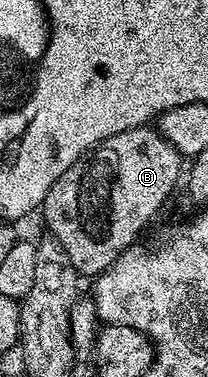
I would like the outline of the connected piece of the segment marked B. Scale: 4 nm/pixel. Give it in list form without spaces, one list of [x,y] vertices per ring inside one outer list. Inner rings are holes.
[[[141,127],[139,129],[131,129],[130,131],[122,131],[118,135],[114,135],[110,139],[100,142],[95,149],[84,154],[72,164],[71,167],[61,177],[56,180],[54,187],[50,187],[50,191],[46,195],[42,206],[42,214],[44,213],[44,221],[48,224],[47,232],[51,236],[55,237],[58,243],[62,243],[62,247],[66,251],[66,255],[70,255],[70,263],[74,263],[77,274],[83,275],[84,273],[89,279],[95,279],[104,273],[108,268],[115,263],[123,253],[137,242],[140,232],[147,227],[152,221],[152,216],[163,207],[168,201],[168,196],[176,189],[176,184],[181,184],[182,181],[182,169],[180,173],[180,164],[182,164],[182,158],[180,152],[171,145],[171,143],[162,136],[155,128]]]

